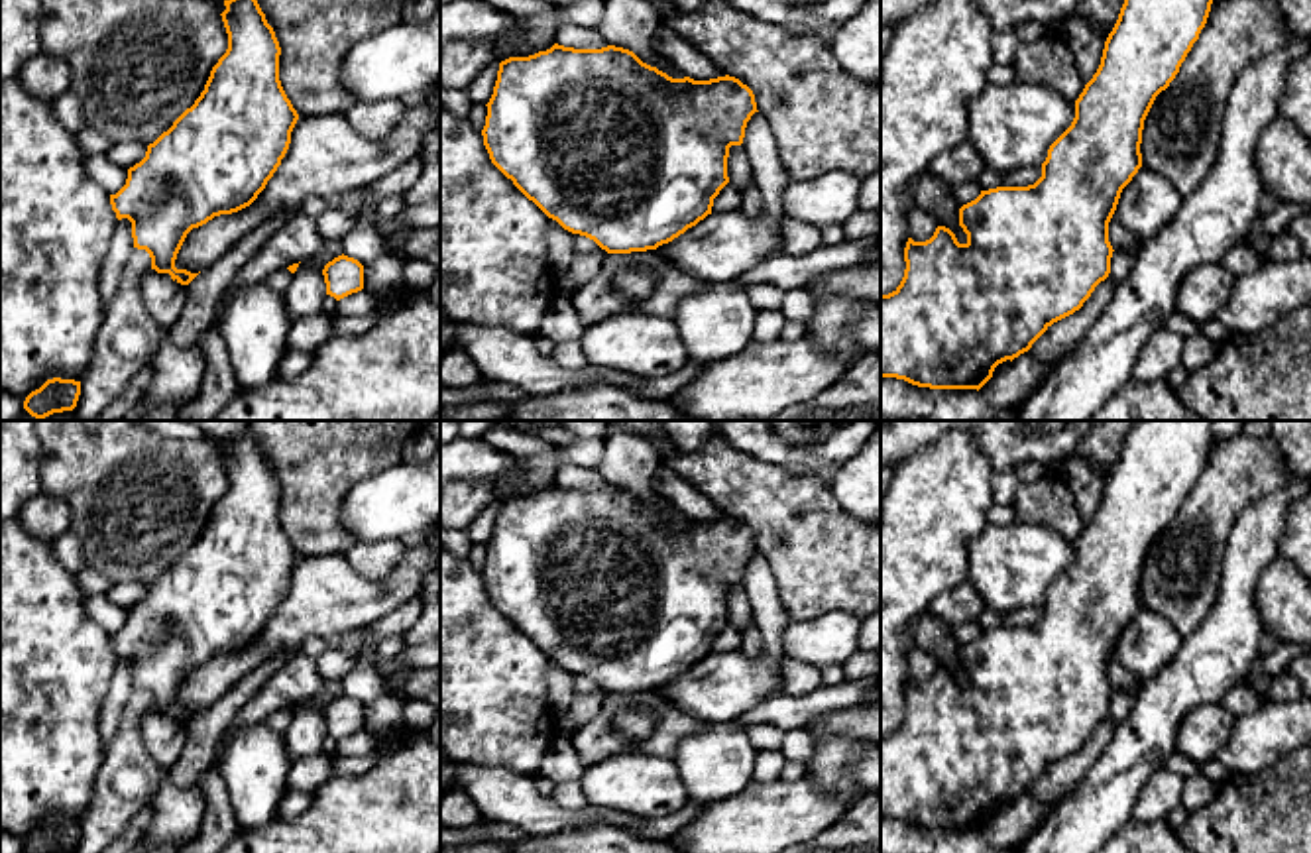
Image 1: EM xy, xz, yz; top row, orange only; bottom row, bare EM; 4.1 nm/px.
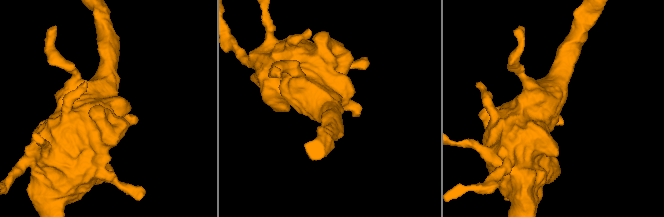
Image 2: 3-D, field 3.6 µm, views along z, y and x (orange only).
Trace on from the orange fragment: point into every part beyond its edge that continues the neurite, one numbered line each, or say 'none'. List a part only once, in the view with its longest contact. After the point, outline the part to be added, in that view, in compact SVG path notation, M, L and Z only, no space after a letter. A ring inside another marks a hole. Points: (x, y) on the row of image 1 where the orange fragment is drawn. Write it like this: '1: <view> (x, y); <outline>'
none

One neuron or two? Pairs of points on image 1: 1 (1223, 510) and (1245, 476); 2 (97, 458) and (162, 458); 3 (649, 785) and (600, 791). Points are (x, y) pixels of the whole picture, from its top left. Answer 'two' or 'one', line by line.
1: one
2: one
3: one

